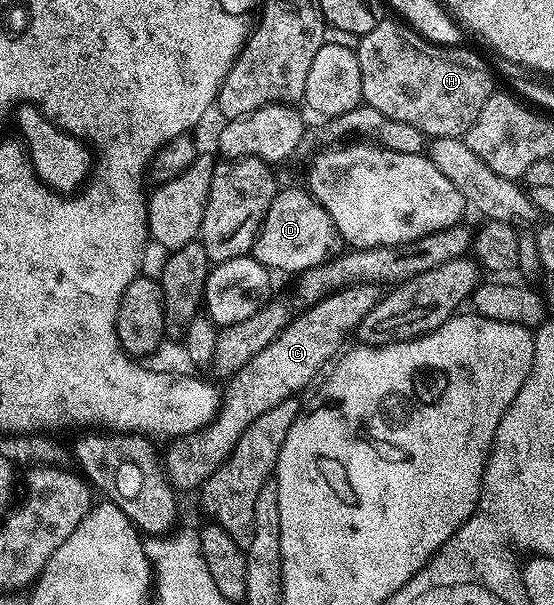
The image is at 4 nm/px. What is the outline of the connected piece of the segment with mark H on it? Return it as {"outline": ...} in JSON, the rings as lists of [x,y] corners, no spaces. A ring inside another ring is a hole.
{"outline":[[[385,19],[374,31],[359,38],[355,48],[362,70],[363,104],[418,127],[425,138],[463,138],[478,119],[482,103],[494,91],[488,65],[467,47],[448,48],[436,45],[418,34],[400,19]]]}

